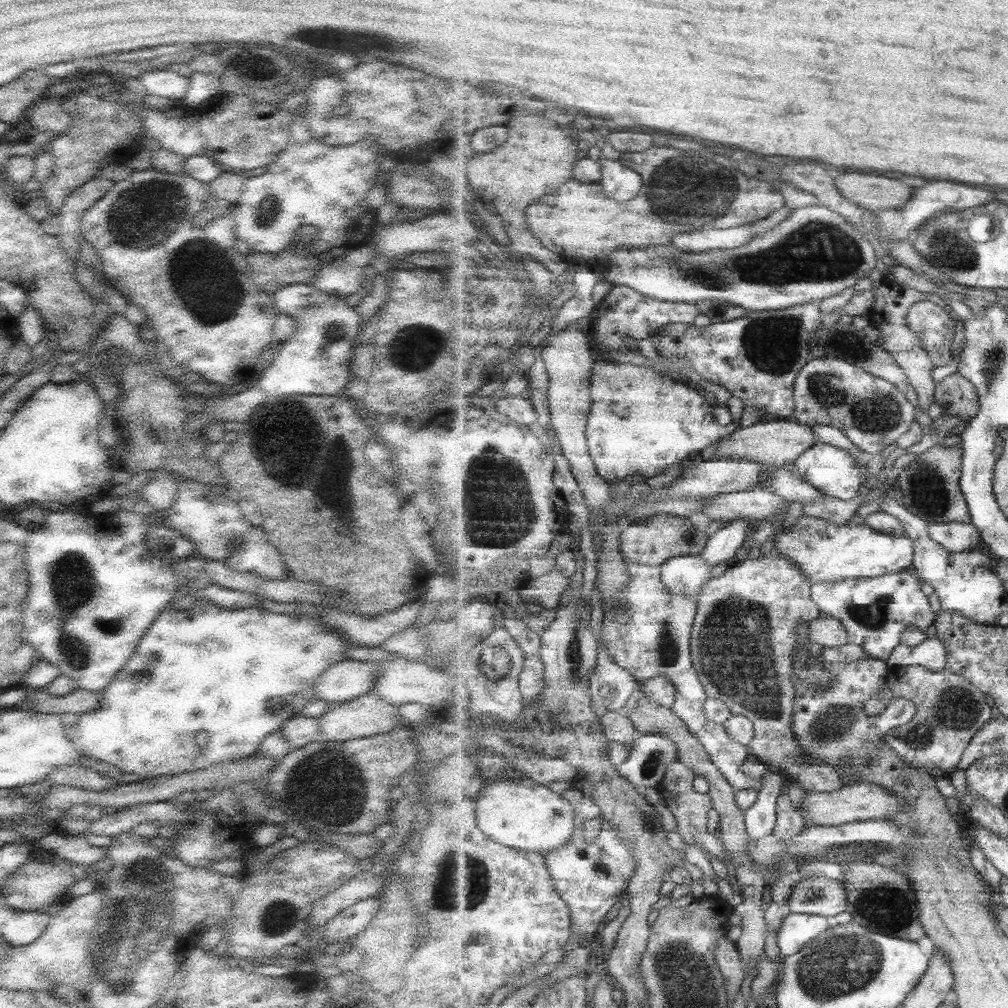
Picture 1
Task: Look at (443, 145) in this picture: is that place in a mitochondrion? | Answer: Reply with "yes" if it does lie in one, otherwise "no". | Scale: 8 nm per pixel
no

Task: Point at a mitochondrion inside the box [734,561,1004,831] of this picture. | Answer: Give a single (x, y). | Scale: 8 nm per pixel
(956, 708)

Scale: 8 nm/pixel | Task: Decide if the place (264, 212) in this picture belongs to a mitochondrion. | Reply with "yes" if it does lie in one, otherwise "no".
yes

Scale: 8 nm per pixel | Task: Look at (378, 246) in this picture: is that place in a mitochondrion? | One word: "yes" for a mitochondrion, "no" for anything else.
no

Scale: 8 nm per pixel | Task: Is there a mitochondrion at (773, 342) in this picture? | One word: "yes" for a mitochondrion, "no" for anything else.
yes

